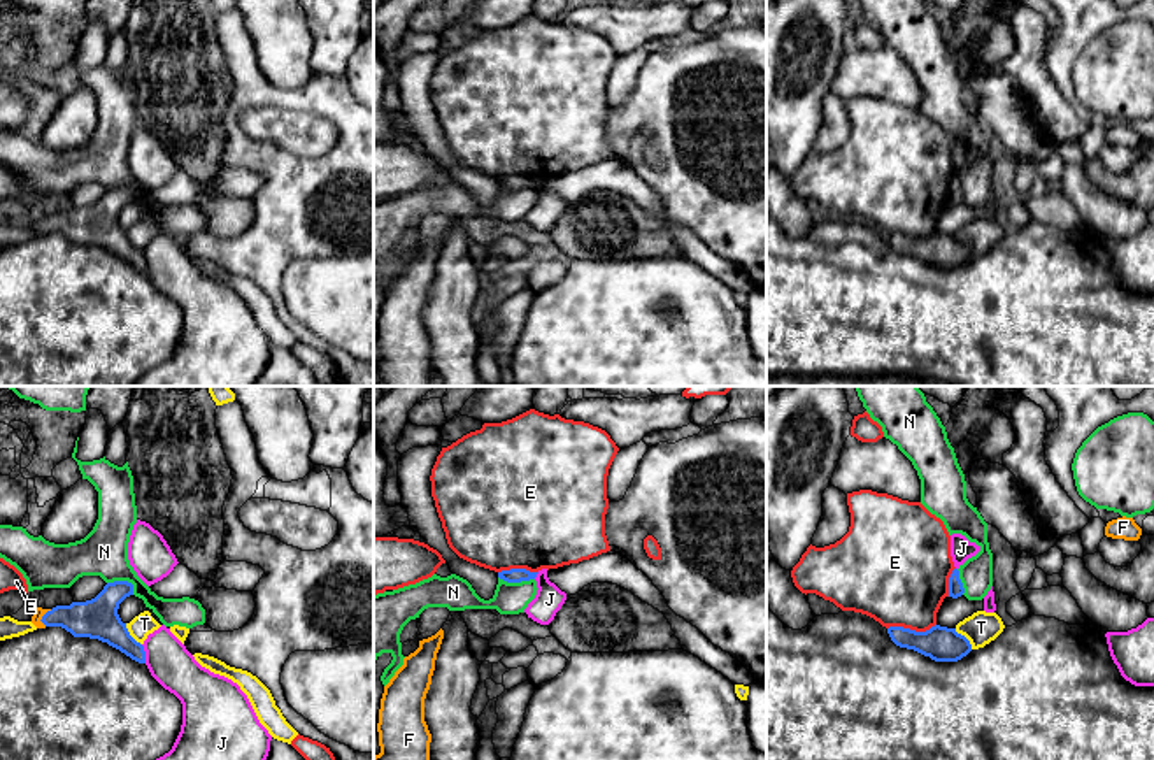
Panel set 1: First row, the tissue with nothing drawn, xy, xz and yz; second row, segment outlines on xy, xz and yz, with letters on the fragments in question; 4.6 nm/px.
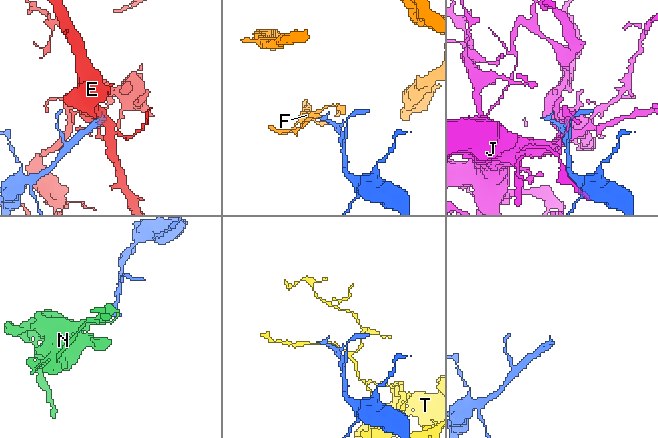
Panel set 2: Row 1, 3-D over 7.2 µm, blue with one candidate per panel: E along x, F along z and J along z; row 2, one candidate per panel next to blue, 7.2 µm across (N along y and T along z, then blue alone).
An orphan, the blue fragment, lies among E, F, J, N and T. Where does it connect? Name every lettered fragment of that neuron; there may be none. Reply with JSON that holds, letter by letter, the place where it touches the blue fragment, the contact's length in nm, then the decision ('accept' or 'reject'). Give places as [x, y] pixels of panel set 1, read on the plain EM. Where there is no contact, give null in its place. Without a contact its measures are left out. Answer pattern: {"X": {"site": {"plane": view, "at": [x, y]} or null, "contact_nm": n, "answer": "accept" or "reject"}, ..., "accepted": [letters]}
{"E": {"site": {"plane": "yz", "at": [911, 237]}, "contact_nm": 220, "answer": "reject"}, "F": {"site": {"plane": "xy", "at": [42, 223]}, "contact_nm": 90, "answer": "accept"}, "J": {"site": {"plane": "xy", "at": [144, 260]}, "contact_nm": 90, "answer": "reject"}, "N": {"site": {"plane": "xz", "at": [516, 188]}, "contact_nm": 170, "answer": "reject"}, "T": {"site": {"plane": "yz", "at": [965, 244]}, "contact_nm": 130, "answer": "reject"}, "accepted": ["F"]}

